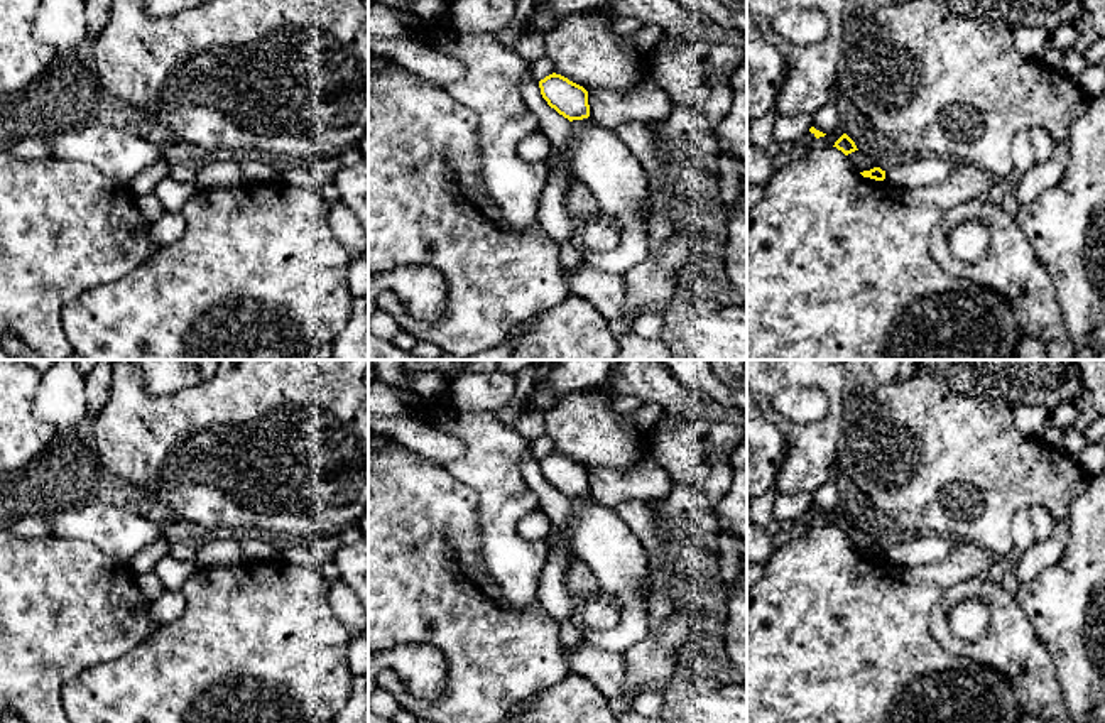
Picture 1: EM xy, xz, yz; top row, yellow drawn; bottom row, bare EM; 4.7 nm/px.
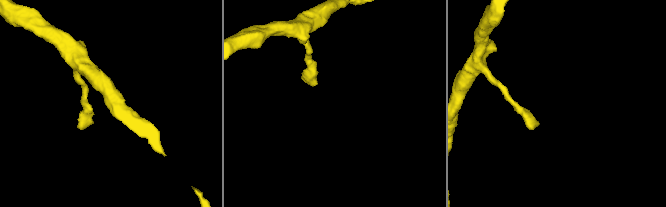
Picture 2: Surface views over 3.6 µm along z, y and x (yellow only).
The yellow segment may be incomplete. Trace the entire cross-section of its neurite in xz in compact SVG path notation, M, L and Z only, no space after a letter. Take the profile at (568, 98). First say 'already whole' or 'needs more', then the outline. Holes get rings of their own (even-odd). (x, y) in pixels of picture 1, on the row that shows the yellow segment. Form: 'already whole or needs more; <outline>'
already whole; M549 74L539 81L541 95L559 115L573 120L590 117L588 91L561 74Z

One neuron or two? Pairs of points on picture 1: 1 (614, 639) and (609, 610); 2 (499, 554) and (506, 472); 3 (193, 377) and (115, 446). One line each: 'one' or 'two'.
1: two
2: one
3: two

